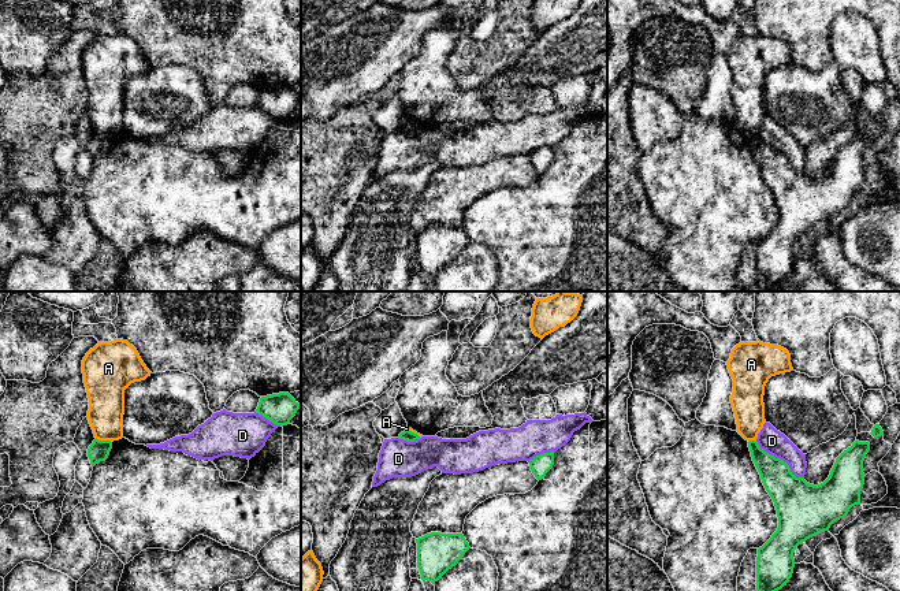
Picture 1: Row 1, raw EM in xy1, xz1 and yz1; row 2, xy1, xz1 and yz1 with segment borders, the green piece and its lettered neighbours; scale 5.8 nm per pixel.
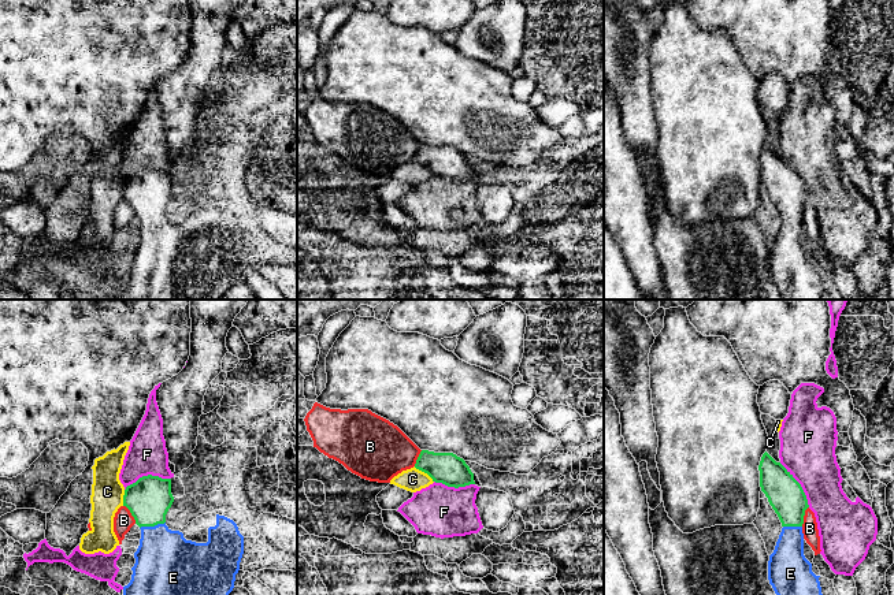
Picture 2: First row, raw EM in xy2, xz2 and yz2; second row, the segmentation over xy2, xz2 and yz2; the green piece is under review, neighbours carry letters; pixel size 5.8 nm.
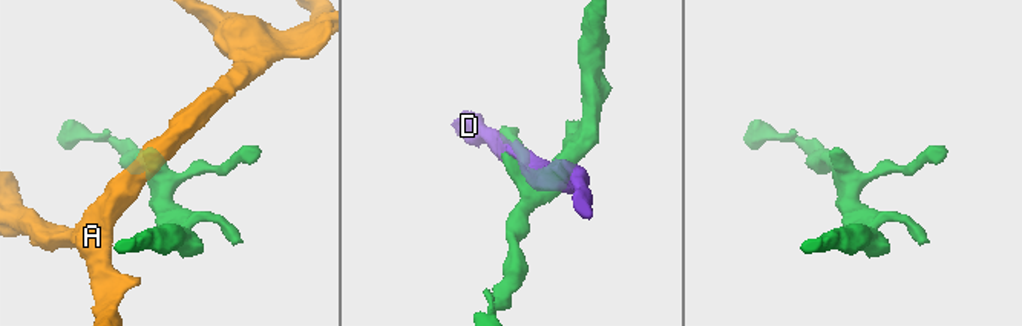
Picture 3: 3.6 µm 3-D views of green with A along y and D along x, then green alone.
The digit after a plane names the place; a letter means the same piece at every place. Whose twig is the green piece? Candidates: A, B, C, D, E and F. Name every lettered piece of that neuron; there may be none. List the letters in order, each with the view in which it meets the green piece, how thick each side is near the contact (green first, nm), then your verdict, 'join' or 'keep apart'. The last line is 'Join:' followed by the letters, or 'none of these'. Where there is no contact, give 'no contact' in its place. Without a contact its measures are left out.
A: meets green in xy1; 120 nm thick on the green side, 220 nm on the other; keep apart
B: meets green in xy2; 260 nm thick on the green side, 120 nm on the other; keep apart
C: meets green in xz2; 190 nm thick on the green side, 130 nm on the other; keep apart
D: meets green in yz1; 240 nm thick on the green side, 140 nm on the other; keep apart
E: meets green in xy2; 260 nm thick on the green side, 360 nm on the other; join
F: meets green in xy2; 260 nm thick on the green side, 240 nm on the other; keep apart
Join: E

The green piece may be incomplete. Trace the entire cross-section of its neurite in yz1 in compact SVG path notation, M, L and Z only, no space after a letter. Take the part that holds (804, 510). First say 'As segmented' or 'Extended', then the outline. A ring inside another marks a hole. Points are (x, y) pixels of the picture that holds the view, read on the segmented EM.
As segmented. M750 441L748 447L778 517L777 531L758 549L756 591L778 591L792 577L796 547L807 539L829 531L830 525L844 518L852 506L860 505L860 491L864 484L863 461L870 450L870 443L855 441L836 458L829 477L818 486L807 483L804 477L796 477L786 462L766 453L756 441Z

